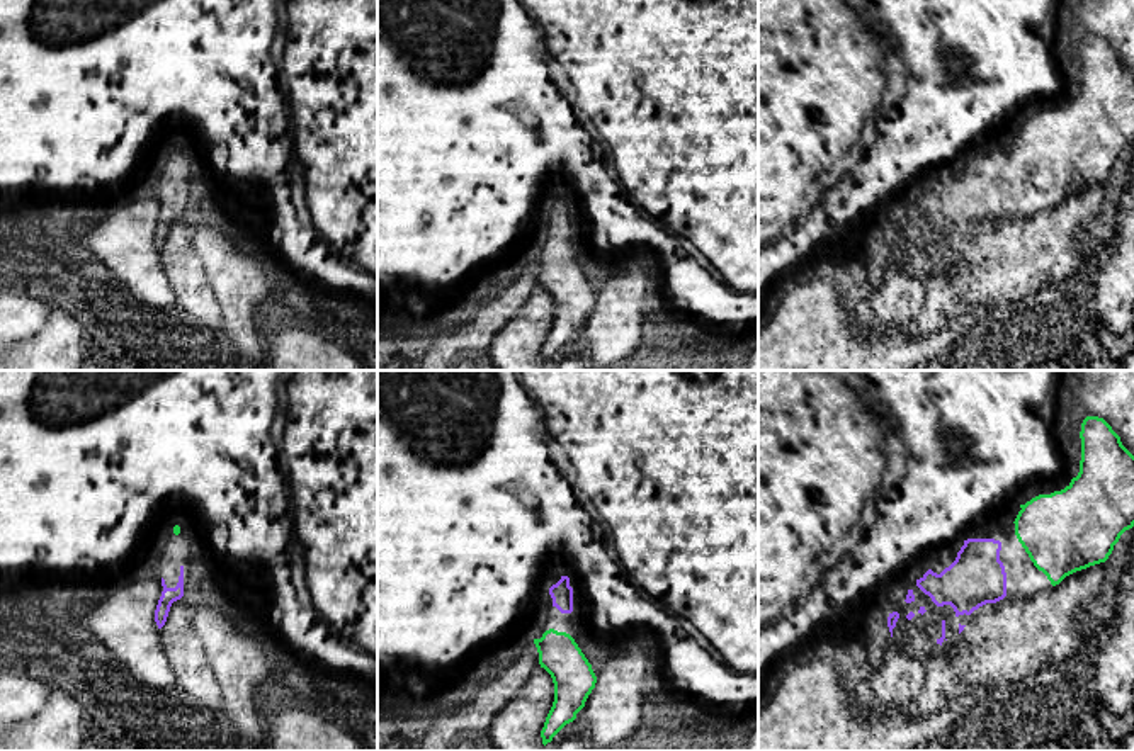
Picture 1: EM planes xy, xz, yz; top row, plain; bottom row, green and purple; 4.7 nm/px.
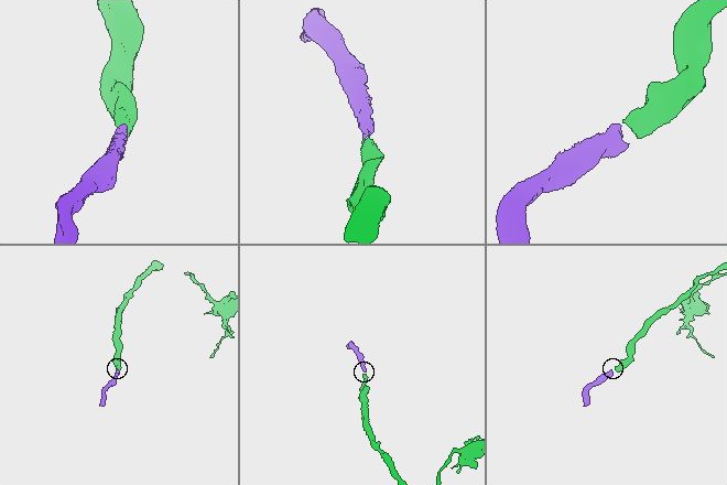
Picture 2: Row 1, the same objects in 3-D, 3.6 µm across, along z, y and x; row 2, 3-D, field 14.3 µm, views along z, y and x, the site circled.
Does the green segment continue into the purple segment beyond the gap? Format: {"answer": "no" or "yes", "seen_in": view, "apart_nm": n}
{"answer": "yes", "seen_in": "yz", "apart_nm": 80}

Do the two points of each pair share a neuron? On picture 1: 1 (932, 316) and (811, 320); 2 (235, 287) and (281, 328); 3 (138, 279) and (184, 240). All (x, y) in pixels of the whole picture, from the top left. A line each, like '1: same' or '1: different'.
1: different
2: different
3: different

